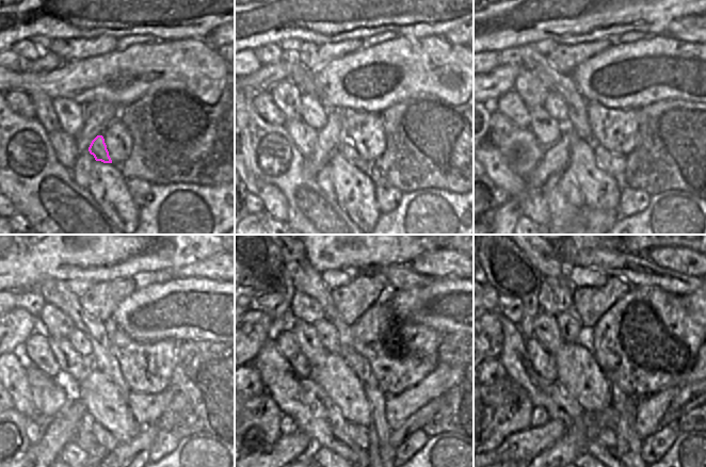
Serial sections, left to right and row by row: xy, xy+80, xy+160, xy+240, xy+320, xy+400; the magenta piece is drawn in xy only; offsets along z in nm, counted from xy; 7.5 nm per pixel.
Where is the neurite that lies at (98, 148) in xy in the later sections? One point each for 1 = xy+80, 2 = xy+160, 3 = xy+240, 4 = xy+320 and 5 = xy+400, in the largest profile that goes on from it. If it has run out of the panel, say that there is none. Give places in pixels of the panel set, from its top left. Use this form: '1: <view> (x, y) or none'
1: xy+80 (346, 149)
2: xy+160 (613, 164)
3: xy+240 (146, 408)
4: xy+320 (399, 407)
5: xy+400 (650, 409)

